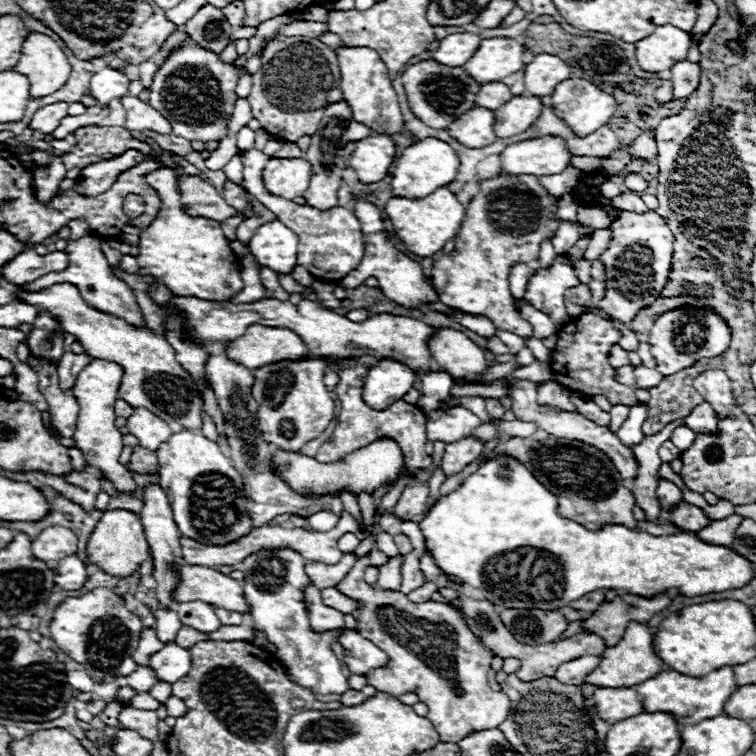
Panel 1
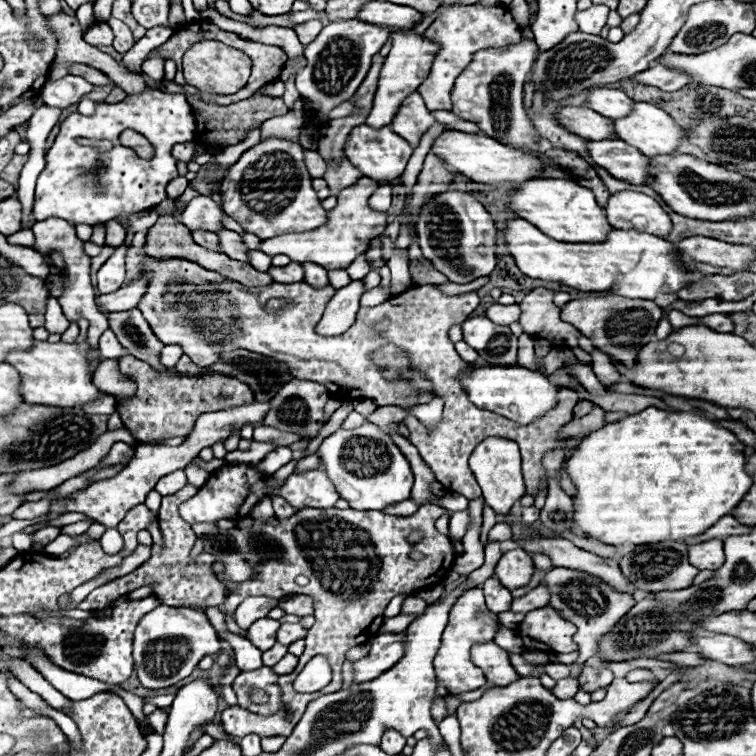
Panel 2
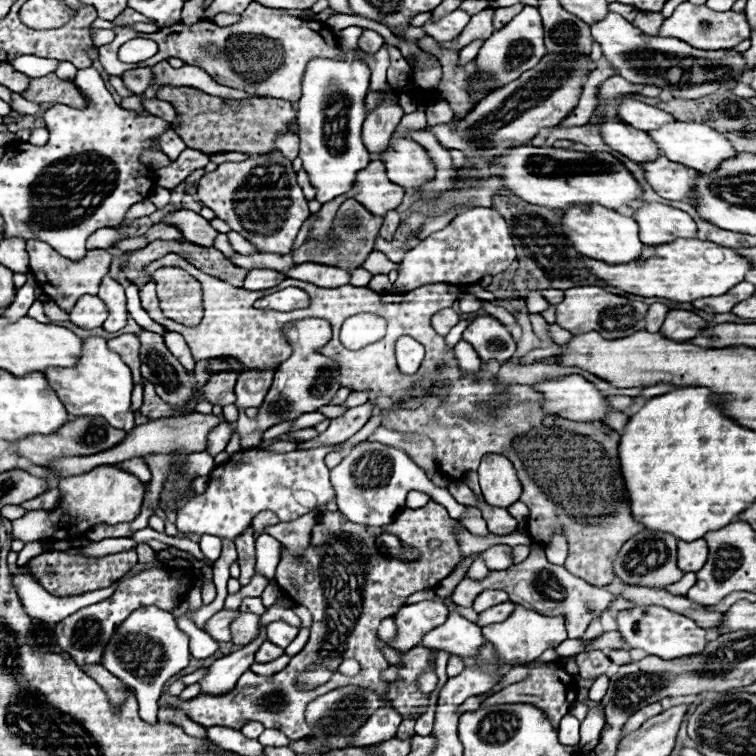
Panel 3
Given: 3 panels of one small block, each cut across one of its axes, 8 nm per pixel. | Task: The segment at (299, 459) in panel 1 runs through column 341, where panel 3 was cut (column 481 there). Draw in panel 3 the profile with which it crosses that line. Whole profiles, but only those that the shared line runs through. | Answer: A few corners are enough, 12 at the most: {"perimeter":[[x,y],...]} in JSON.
{"perimeter":[[502,454],[482,458],[480,488],[488,504],[508,508],[522,486]]}

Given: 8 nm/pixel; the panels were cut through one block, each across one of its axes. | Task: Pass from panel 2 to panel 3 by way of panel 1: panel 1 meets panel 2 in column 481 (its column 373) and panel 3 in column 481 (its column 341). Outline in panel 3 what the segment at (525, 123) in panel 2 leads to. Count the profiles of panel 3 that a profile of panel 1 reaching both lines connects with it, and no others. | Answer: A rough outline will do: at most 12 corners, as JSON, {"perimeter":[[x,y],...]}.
{"perimeter":[[524,6],[480,48],[484,82],[502,88],[544,58],[544,26]]}

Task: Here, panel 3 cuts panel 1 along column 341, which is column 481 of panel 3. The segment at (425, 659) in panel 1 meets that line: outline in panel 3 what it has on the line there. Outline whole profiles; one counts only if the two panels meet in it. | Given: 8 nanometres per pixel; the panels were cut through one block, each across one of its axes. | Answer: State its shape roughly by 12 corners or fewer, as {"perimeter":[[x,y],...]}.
{"perimeter":[[544,548],[480,582],[464,578],[452,600],[470,608],[482,590],[544,616],[568,638],[614,600],[608,590],[550,564]]}

